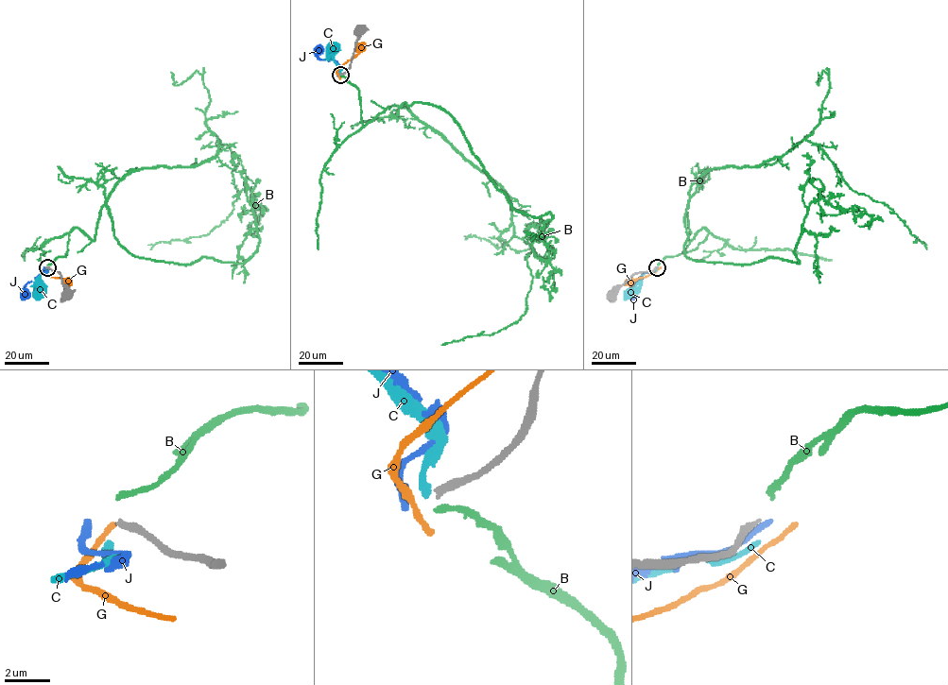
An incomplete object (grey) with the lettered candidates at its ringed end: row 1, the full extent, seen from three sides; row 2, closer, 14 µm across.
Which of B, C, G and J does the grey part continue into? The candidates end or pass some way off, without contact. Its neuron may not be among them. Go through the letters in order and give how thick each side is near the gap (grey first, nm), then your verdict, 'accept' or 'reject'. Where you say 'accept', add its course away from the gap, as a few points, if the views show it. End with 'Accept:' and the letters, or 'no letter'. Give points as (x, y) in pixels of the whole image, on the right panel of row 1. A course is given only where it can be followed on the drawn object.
B: 280 nm thick on the grey side, 220 nm on the other; reject
C: 280 nm thick on the grey side, 240 nm on the other; reject
G: 280 nm thick on the grey side, 320 nm on the other; reject
J: 280 nm thick on the grey side, 360 nm on the other; reject
Accept: no letter

